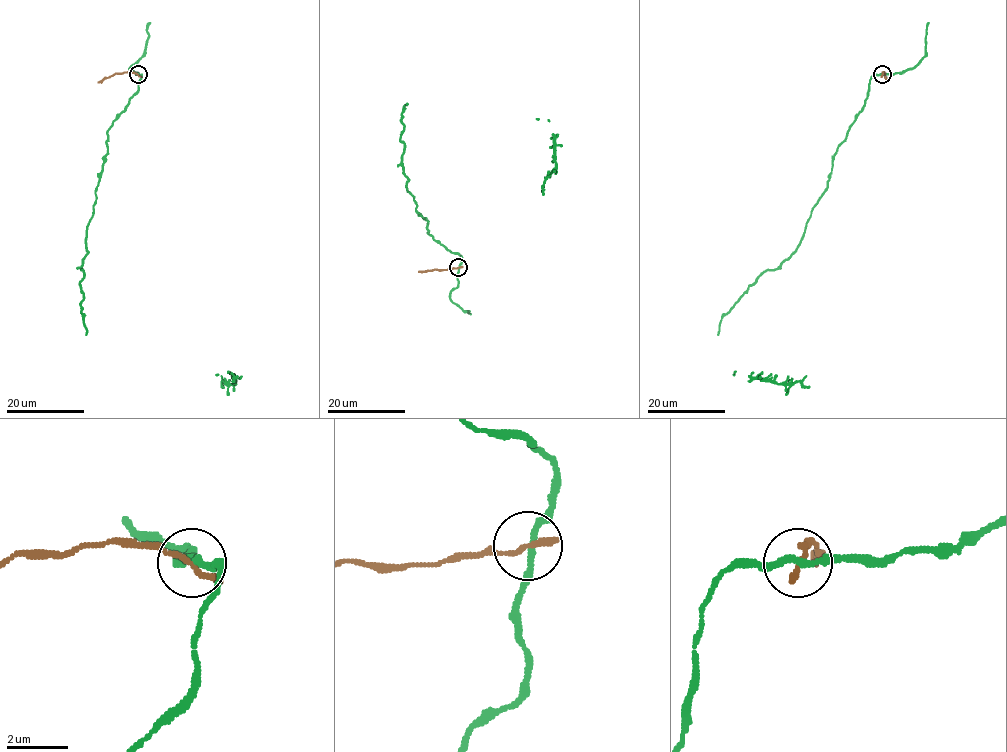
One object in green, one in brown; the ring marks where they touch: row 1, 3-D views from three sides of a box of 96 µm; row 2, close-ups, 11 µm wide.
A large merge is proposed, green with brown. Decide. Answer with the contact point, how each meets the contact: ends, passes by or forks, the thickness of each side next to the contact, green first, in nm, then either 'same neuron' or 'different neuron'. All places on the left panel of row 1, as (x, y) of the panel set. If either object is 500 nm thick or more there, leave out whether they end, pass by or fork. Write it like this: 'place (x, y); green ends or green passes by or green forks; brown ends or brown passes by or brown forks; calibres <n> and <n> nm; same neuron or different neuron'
place (138, 74); green passes by; brown ends; calibres 200 and 240 nm; different neuron

